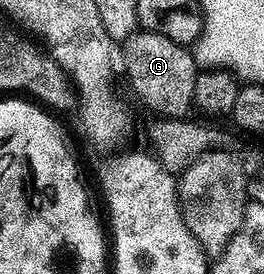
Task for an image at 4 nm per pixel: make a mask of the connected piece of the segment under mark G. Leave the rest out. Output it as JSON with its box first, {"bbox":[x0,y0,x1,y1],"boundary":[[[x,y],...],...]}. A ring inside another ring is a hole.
{"bbox":[123,31,199,119],"boundary":[[[138,31],[128,41],[124,42],[123,49],[125,49],[125,75],[138,99],[151,112],[157,113],[153,115],[161,119],[185,119],[192,114],[189,112],[194,112],[195,102],[193,96],[195,95],[199,63],[193,58],[192,52],[186,46],[171,40],[162,33]]]}

